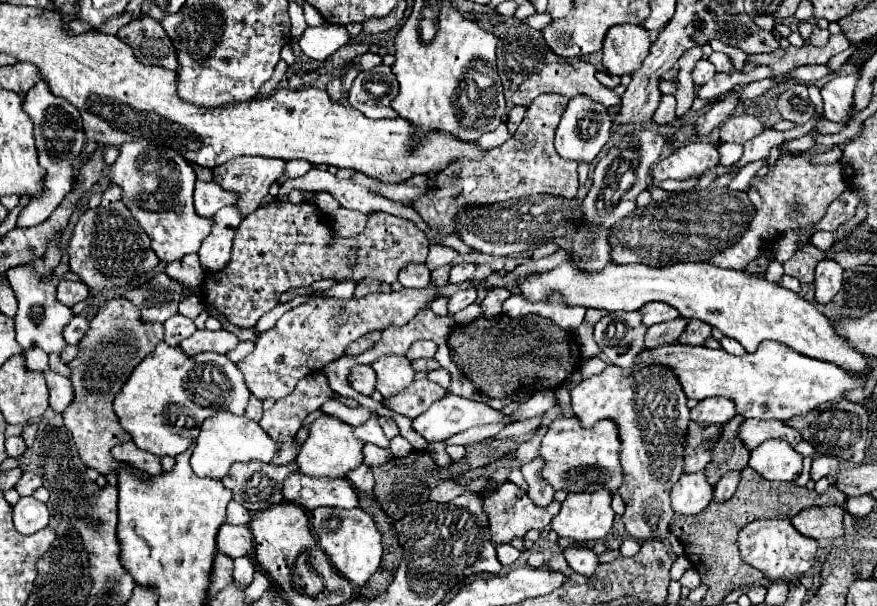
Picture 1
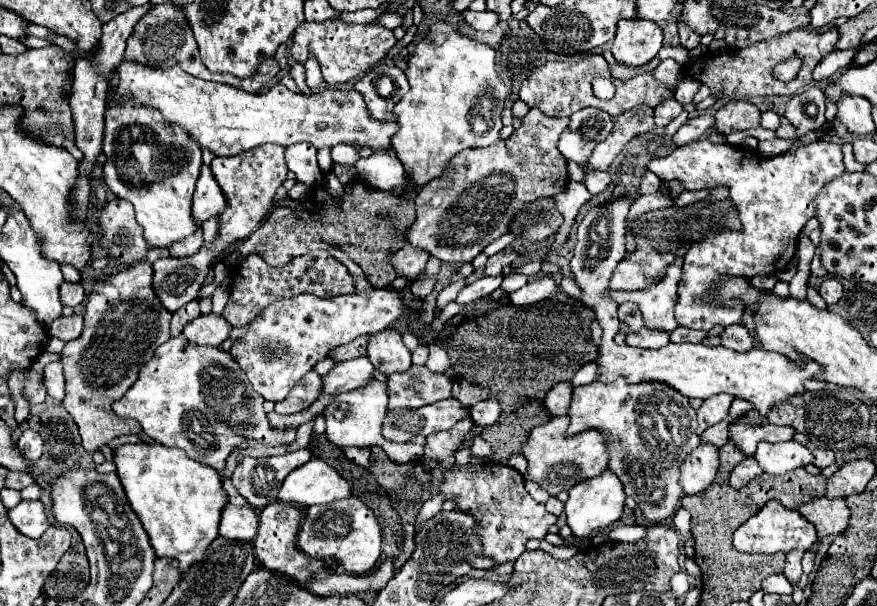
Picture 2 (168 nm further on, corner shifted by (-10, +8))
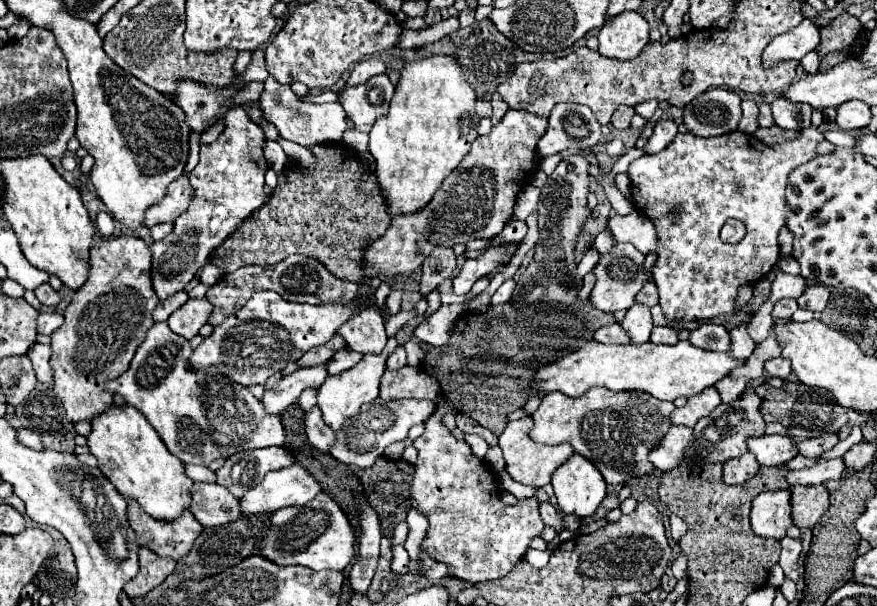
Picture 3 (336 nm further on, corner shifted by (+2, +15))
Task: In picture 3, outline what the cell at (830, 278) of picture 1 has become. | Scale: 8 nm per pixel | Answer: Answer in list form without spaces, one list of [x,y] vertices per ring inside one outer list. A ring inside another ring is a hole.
[[[821,285],[807,287],[805,293],[797,299],[797,303],[799,303],[801,309],[809,309],[813,313],[823,311],[825,305],[827,305],[827,301],[829,301],[829,291],[827,291],[827,287],[821,287]]]

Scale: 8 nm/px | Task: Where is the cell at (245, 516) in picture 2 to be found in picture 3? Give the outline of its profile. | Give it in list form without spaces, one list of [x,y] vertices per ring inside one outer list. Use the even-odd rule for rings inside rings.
[[[193,483],[189,511],[203,527],[217,527],[237,521],[239,501],[217,483]]]

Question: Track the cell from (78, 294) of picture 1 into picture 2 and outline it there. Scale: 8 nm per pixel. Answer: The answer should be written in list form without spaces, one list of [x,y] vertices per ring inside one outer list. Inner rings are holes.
[[[63,282],[59,290],[61,290],[61,300],[63,300],[65,306],[73,306],[75,308],[85,298],[85,290],[83,290],[81,282]]]

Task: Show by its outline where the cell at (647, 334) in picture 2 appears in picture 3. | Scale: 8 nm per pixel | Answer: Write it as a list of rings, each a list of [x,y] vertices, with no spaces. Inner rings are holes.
[[[613,323],[613,325],[597,329],[593,339],[597,339],[599,343],[617,343],[617,345],[629,343],[629,337],[627,337],[627,333],[623,331],[623,327],[619,323]]]

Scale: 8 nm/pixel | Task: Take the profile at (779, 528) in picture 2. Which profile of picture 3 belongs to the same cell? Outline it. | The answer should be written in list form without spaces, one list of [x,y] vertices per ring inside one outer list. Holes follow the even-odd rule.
[[[765,491],[753,499],[751,507],[751,527],[759,537],[781,539],[787,533],[791,521],[791,491]]]

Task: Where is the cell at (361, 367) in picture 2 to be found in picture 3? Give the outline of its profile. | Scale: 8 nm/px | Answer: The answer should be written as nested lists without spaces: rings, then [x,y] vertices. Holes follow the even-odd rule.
[[[325,365],[297,369],[295,373],[283,377],[277,383],[277,387],[265,389],[265,393],[263,393],[263,397],[259,401],[261,401],[261,405],[265,405],[267,413],[277,415],[283,409],[287,409],[291,403],[295,403],[299,399],[299,395],[301,395],[303,389],[307,389],[307,387],[319,387],[325,379],[327,379]]]

